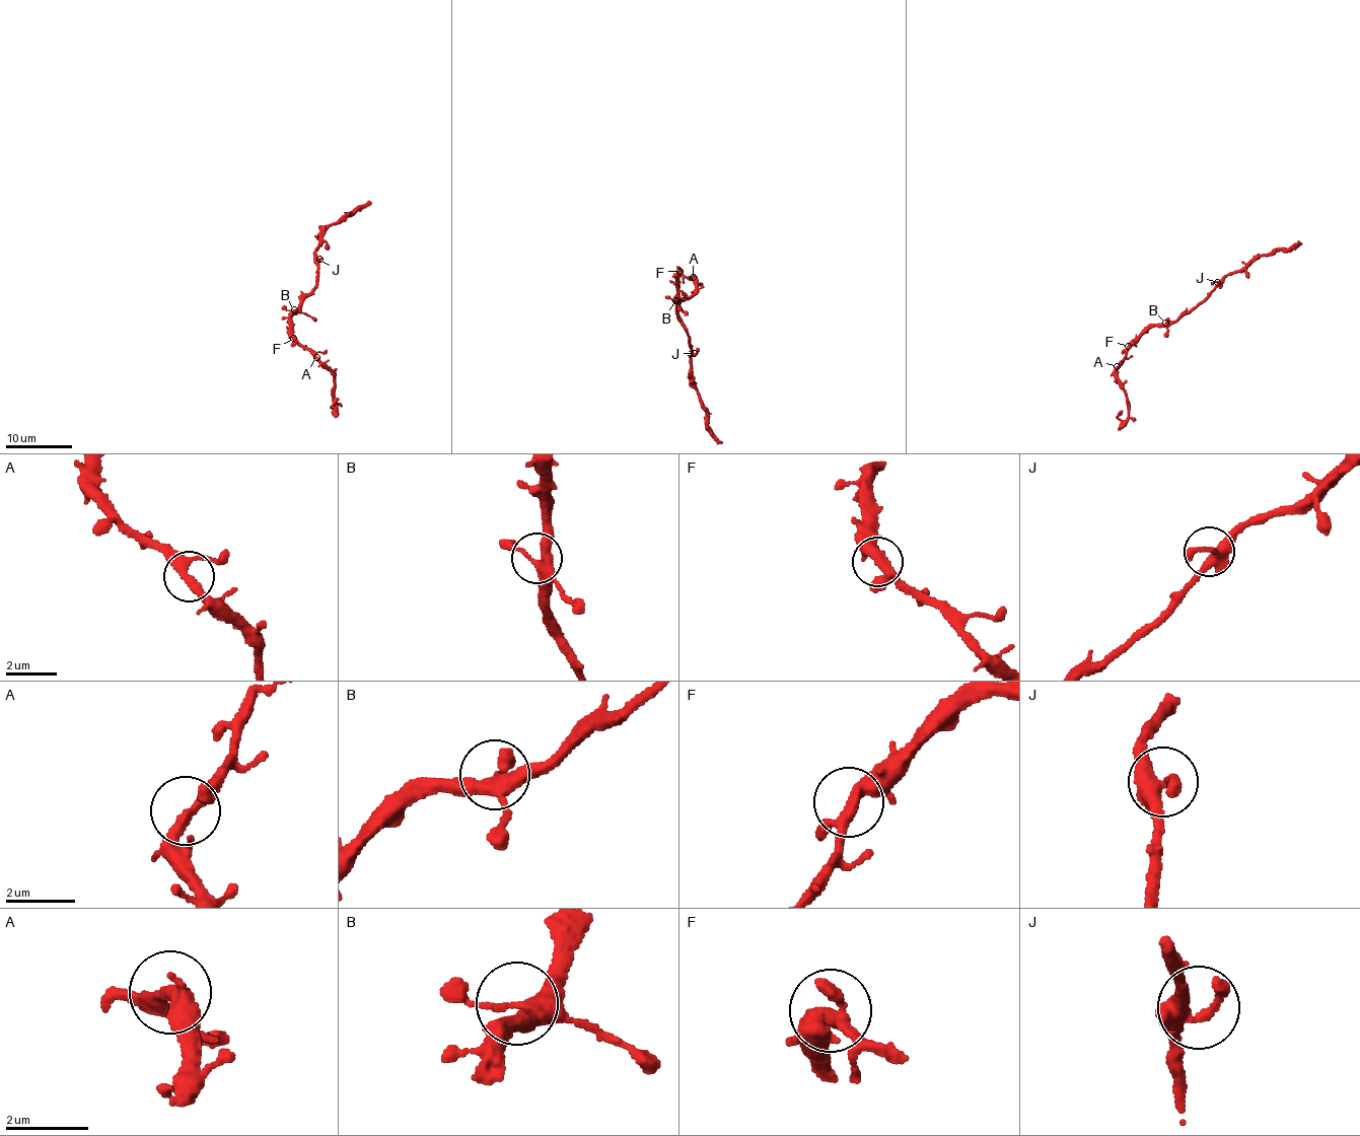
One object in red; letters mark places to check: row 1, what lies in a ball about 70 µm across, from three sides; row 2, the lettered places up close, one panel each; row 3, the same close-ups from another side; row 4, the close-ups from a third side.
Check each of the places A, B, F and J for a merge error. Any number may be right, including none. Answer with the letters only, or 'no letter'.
no letter

